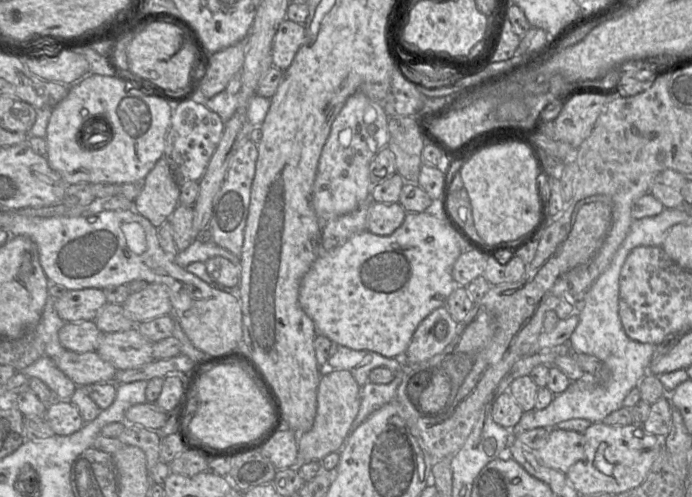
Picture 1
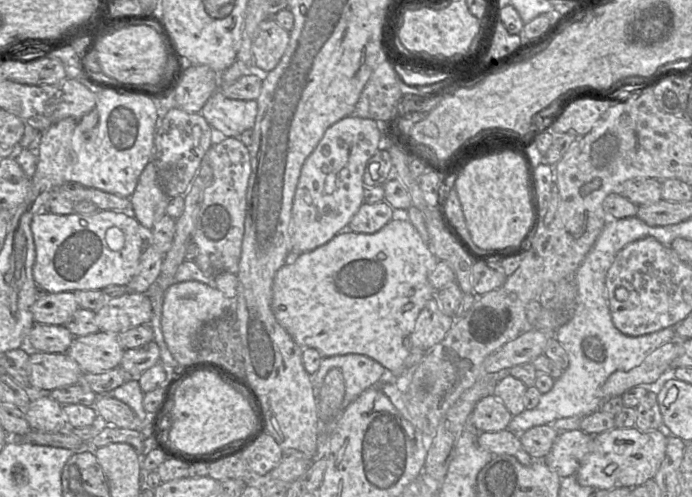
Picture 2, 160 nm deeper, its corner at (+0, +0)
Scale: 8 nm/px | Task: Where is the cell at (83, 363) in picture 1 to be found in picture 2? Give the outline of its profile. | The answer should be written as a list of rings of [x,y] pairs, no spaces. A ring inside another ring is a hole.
[[[31,352],[28,376],[32,389],[52,391],[77,384],[83,371],[67,353]]]

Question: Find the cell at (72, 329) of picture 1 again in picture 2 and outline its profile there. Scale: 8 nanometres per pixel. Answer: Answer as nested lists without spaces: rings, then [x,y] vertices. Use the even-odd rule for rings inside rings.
[[[35,324],[21,347],[33,352],[66,353],[73,339],[64,325]]]

